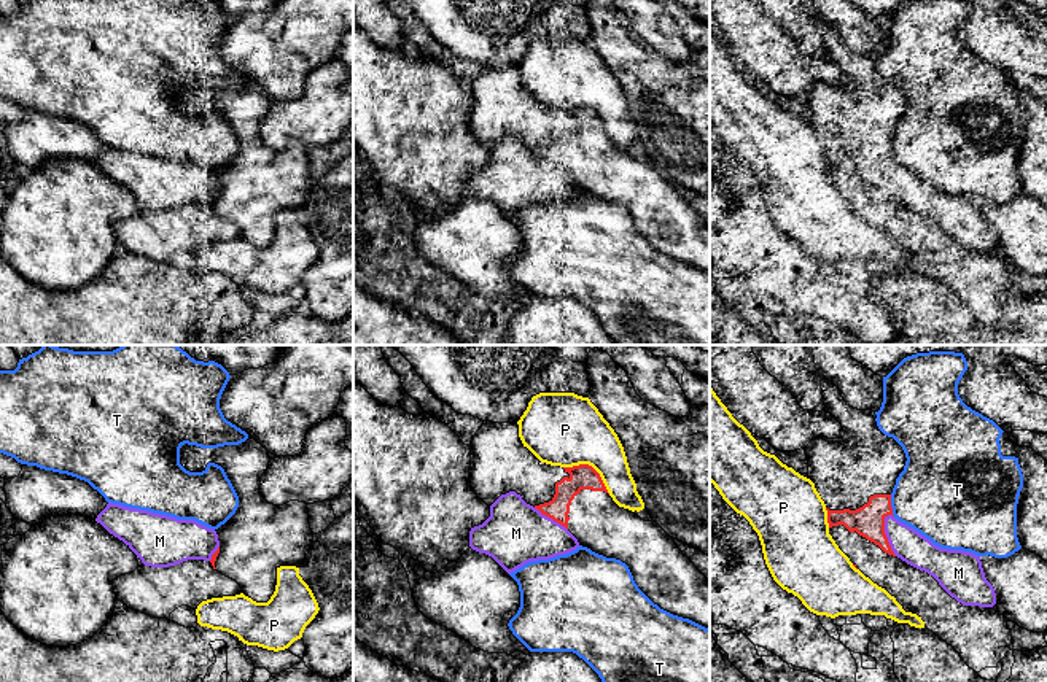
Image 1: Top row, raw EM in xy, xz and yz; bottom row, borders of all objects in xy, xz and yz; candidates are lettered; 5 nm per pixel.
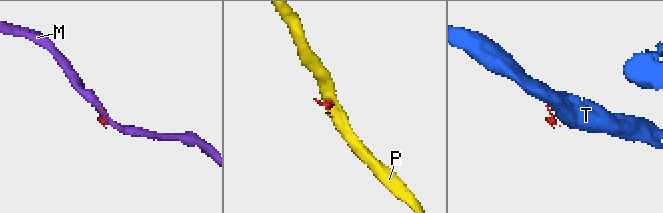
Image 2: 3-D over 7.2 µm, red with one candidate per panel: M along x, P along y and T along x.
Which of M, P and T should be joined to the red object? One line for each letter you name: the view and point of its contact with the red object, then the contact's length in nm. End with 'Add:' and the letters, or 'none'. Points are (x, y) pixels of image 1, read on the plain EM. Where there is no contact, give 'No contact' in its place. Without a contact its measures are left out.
Add: none

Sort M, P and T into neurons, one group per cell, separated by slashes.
M / P / T

